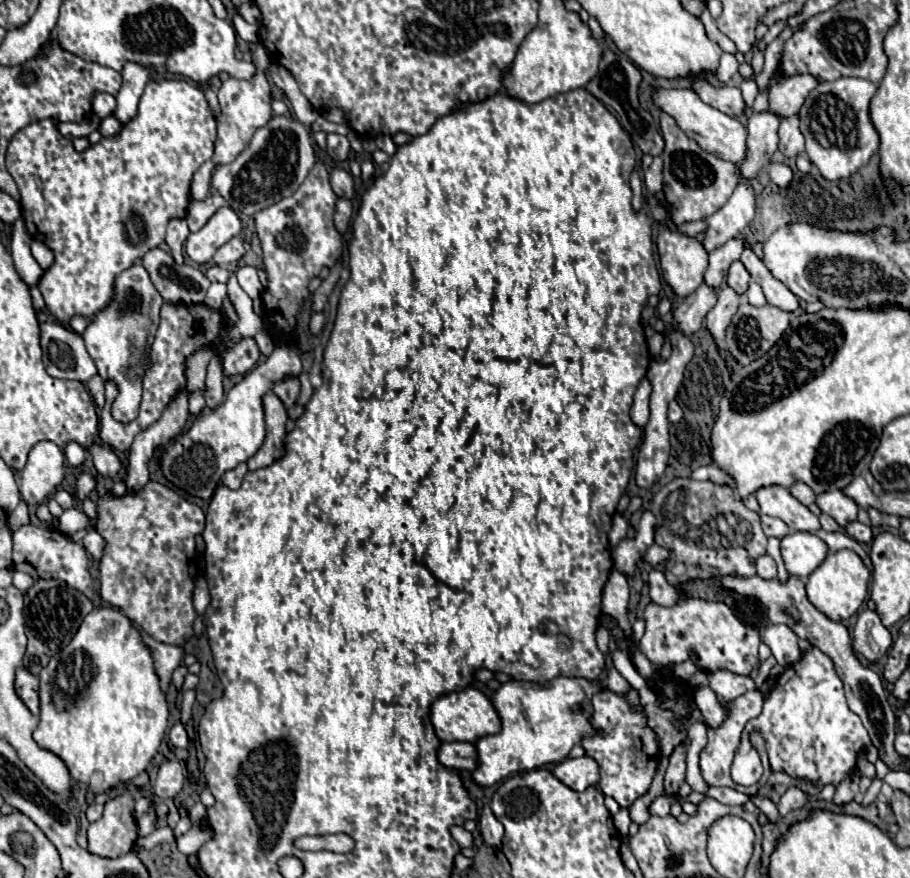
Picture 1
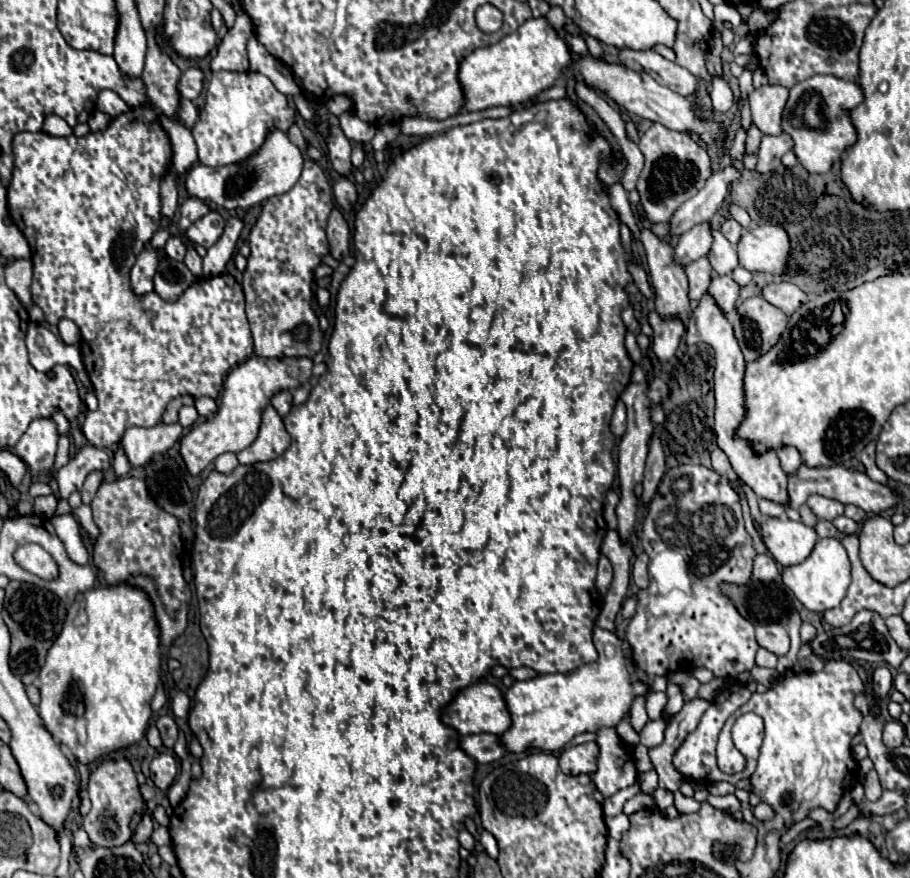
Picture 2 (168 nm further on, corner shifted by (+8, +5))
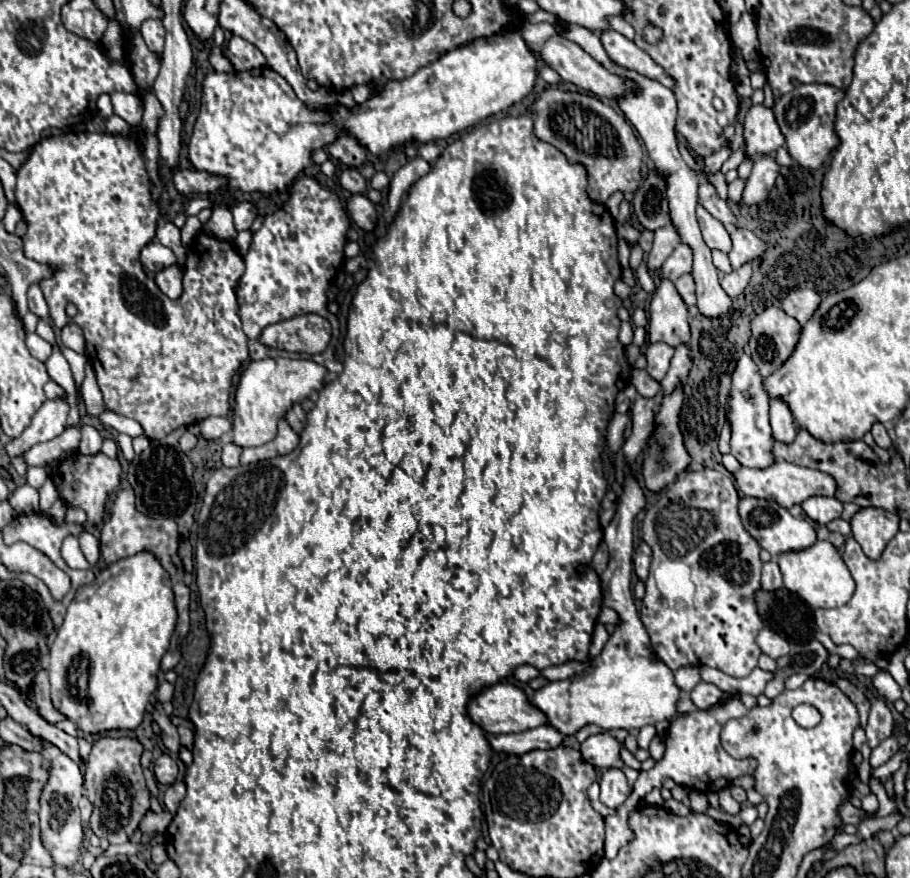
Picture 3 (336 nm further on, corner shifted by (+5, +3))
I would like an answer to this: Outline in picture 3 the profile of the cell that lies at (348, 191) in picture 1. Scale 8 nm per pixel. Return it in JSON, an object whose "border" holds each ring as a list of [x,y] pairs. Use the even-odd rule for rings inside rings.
{"border":[[[363,194],[351,196],[349,202],[347,202],[347,212],[349,212],[351,220],[359,228],[363,228],[367,232],[375,230],[375,226],[377,226],[377,210],[375,210],[373,202],[367,196],[363,196]]]}

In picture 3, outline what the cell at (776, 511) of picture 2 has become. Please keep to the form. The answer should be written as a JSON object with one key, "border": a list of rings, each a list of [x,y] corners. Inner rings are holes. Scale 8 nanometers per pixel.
{"border":[[[777,460],[767,468],[739,466],[739,470],[733,476],[741,494],[775,500],[787,508],[791,508],[793,504],[801,504],[809,496],[835,496],[835,480],[829,474],[823,474],[819,470],[811,470],[805,466],[795,466],[785,460]]]}

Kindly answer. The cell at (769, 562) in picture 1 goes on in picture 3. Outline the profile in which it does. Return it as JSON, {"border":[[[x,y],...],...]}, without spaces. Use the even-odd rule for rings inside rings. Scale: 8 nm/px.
{"border":[[[765,562],[763,574],[761,574],[761,588],[767,592],[775,592],[783,586],[783,576],[777,566],[777,562]]]}

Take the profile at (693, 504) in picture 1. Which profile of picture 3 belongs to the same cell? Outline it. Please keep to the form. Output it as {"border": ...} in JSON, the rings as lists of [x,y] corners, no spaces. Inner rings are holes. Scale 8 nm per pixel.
{"border":[[[705,468],[705,470],[701,470],[701,472],[687,472],[687,474],[683,474],[683,478],[677,478],[677,482],[675,482],[673,486],[669,486],[669,488],[659,496],[657,504],[651,506],[651,508],[647,510],[647,514],[645,514],[645,520],[643,520],[643,528],[641,528],[641,530],[643,530],[643,540],[645,540],[645,542],[651,546],[651,550],[653,550],[653,562],[651,562],[649,578],[647,578],[647,582],[645,582],[647,592],[645,592],[643,606],[641,606],[641,620],[643,620],[643,624],[645,624],[645,628],[647,628],[649,636],[651,636],[651,646],[653,646],[653,650],[655,650],[657,658],[663,660],[671,670],[677,670],[677,668],[687,666],[687,664],[691,664],[691,666],[711,666],[711,668],[719,668],[721,672],[725,672],[725,674],[729,674],[729,676],[743,678],[743,676],[749,676],[749,674],[751,674],[751,670],[757,666],[757,658],[761,656],[761,650],[759,650],[759,646],[755,644],[755,638],[757,638],[759,630],[763,628],[763,620],[761,620],[761,616],[759,616],[759,612],[757,612],[757,606],[755,606],[755,592],[761,588],[761,566],[763,566],[763,562],[761,562],[761,558],[759,558],[759,544],[747,534],[747,530],[745,530],[743,524],[741,524],[741,518],[739,518],[739,512],[737,512],[737,504],[739,504],[739,494],[737,494],[737,490],[735,490],[735,484],[733,484],[727,476],[723,476],[721,472]],[[663,560],[681,560],[685,566],[691,568],[691,582],[695,584],[695,594],[693,594],[693,600],[691,600],[689,604],[673,604],[673,606],[671,606],[671,604],[667,602],[667,598],[659,592],[653,572],[655,572],[655,568],[657,568]]]}

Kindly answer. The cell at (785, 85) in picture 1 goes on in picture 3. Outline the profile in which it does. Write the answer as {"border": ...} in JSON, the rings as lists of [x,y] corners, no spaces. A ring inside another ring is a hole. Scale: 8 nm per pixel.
{"border":[[[763,104],[751,106],[745,122],[743,122],[743,146],[745,156],[773,156],[779,146],[785,144],[785,138],[775,122],[773,110],[765,108]]]}

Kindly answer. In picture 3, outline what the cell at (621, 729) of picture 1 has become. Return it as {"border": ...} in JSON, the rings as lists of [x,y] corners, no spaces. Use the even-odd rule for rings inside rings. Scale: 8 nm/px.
{"border":[[[609,768],[601,776],[599,784],[601,784],[601,796],[599,796],[599,800],[605,806],[609,806],[609,808],[619,808],[627,800],[629,792],[631,792],[625,774],[621,770],[617,770],[617,768]]]}

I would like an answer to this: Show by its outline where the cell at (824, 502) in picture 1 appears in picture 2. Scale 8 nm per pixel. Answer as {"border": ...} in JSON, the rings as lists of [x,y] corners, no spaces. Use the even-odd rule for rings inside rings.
{"border":[[[810,496],[806,504],[812,508],[816,518],[820,520],[834,520],[836,516],[844,514],[844,504],[840,504],[838,500],[826,498],[826,496]]]}

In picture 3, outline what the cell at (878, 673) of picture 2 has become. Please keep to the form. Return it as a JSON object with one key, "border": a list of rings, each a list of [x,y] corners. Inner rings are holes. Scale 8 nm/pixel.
{"border":[[[883,698],[873,700],[865,732],[867,732],[867,746],[869,748],[879,746],[881,740],[885,740],[885,738],[891,736],[891,732],[893,732],[893,714],[887,708],[887,704],[885,704]]]}

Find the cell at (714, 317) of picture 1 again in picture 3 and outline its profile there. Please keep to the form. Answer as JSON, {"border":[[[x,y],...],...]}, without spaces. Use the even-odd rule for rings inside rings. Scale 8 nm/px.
{"border":[[[747,262],[747,264],[743,264],[741,268],[725,274],[725,276],[721,278],[721,288],[723,288],[731,298],[735,298],[735,296],[739,296],[739,294],[745,290],[745,286],[749,284],[749,278],[751,278],[751,264]]]}

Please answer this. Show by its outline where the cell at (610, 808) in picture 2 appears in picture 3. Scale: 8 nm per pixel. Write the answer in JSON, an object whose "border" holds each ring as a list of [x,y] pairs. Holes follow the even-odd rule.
{"border":[[[733,694],[729,698],[729,702],[721,704],[717,710],[695,710],[691,714],[685,714],[677,720],[673,720],[669,724],[669,730],[665,734],[665,756],[655,764],[653,770],[645,772],[641,770],[635,784],[633,784],[633,792],[629,794],[629,798],[615,810],[615,814],[605,816],[605,858],[615,858],[615,854],[619,852],[619,848],[623,848],[627,842],[633,840],[633,830],[629,828],[629,816],[631,812],[637,808],[639,800],[651,792],[653,788],[661,788],[665,778],[675,780],[681,786],[687,786],[691,790],[709,794],[709,792],[719,792],[721,788],[725,788],[733,778],[737,776],[745,776],[749,772],[755,770],[755,760],[753,758],[743,758],[743,760],[735,760],[731,758],[725,748],[721,746],[719,734],[721,728],[725,726],[727,720],[731,718],[741,718],[745,716],[751,708],[757,706],[757,698],[749,696],[749,694]]]}

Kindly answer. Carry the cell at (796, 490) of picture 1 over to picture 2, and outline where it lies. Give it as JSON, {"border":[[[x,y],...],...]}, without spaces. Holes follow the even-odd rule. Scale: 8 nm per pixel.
{"border":[[[790,446],[780,448],[778,458],[780,458],[780,466],[782,466],[782,470],[784,470],[786,474],[794,474],[794,472],[800,468],[800,464],[802,464],[800,454],[796,452],[796,448],[790,448]]]}

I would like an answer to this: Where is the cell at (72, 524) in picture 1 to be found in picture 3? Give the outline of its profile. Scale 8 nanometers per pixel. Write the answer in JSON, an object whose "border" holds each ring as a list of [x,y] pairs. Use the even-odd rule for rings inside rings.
{"border":[[[65,538],[63,542],[63,548],[61,548],[61,554],[63,554],[63,560],[67,562],[69,568],[77,568],[77,570],[89,570],[89,562],[85,560],[81,548],[79,548],[79,542],[77,538]]]}

